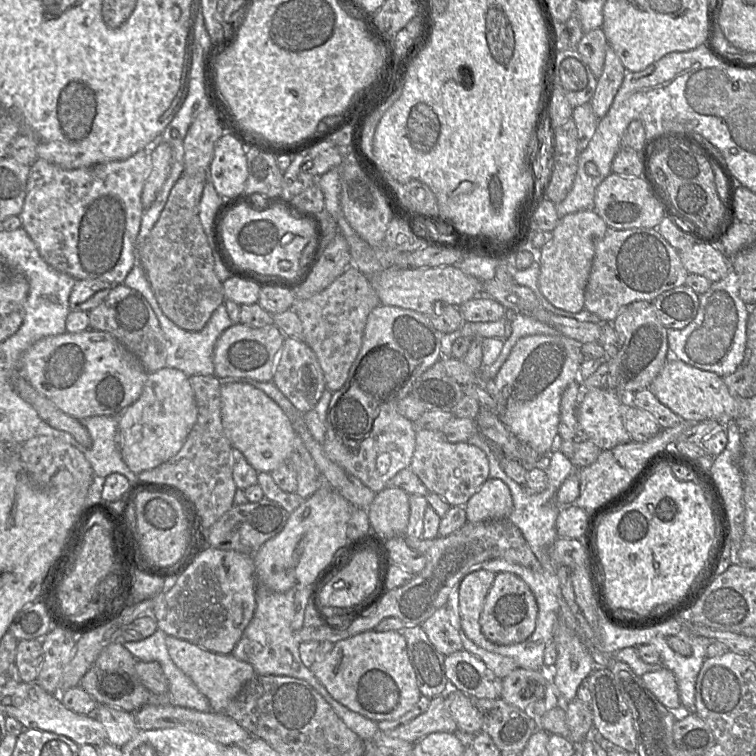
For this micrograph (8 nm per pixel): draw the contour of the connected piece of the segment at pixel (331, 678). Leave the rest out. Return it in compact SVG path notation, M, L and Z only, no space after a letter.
M373 629L338 641L324 660L315 661L309 669L336 701L376 722L400 718L421 697L416 674L408 658L406 640L399 631L377 632Z

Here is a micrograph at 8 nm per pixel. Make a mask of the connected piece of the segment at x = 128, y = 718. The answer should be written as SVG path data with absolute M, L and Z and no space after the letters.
M98 704L93 717L105 728L108 735L108 743L119 748L122 748L139 732L133 713L121 709Z

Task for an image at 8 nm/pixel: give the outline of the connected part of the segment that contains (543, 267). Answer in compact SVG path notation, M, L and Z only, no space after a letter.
M581 210L559 219L552 231L552 240L540 250L538 278L541 293L553 306L573 313L584 309L584 293L595 248L607 228L594 210Z

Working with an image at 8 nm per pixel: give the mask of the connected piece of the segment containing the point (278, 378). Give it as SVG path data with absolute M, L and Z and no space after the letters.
M287 337L277 358L273 383L302 414L311 411L327 390L322 368L313 350L305 342Z

